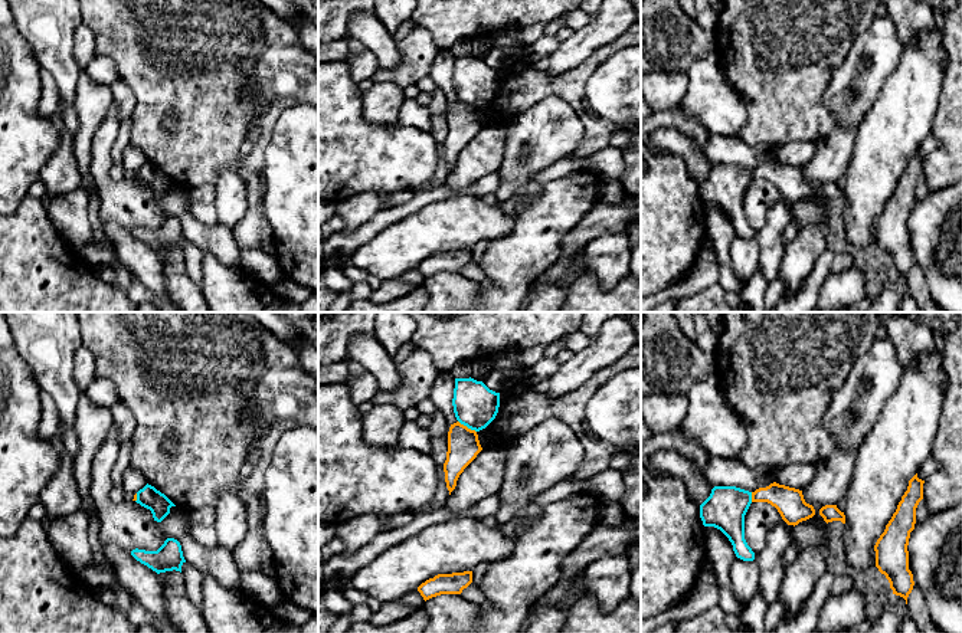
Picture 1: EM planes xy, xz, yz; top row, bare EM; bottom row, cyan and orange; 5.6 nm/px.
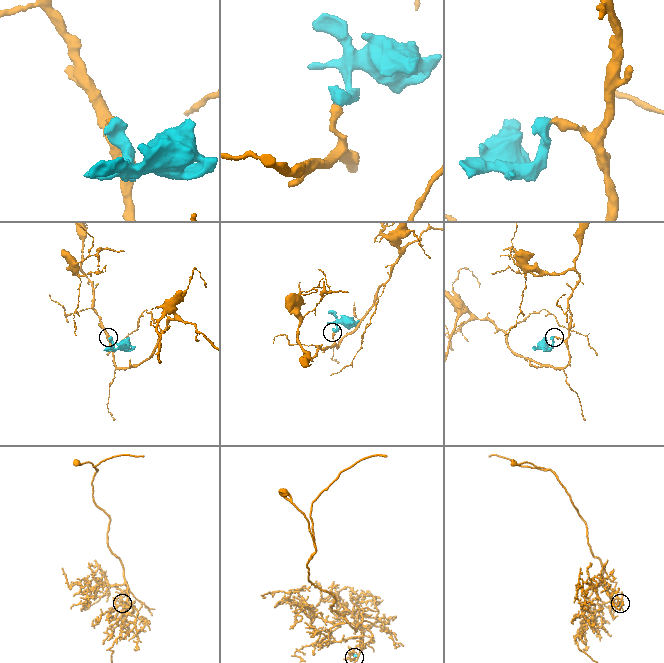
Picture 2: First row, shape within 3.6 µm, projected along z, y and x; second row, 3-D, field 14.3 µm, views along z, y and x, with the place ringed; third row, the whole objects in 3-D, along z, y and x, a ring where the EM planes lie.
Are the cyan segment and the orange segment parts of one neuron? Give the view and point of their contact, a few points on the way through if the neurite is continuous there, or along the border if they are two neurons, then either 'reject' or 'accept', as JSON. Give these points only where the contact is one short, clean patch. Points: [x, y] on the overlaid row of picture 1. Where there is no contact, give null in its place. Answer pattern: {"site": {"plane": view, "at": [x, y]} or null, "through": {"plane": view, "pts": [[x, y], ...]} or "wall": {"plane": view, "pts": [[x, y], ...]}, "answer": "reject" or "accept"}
{"site": {"plane": "xz", "at": [467, 426]}, "wall": {"plane": "xz", "pts": [[458, 420], [475, 432]]}, "answer": "reject"}

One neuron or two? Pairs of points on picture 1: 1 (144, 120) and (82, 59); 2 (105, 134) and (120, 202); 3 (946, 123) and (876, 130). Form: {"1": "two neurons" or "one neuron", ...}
{"1": "two neurons", "2": "one neuron", "3": "two neurons"}

